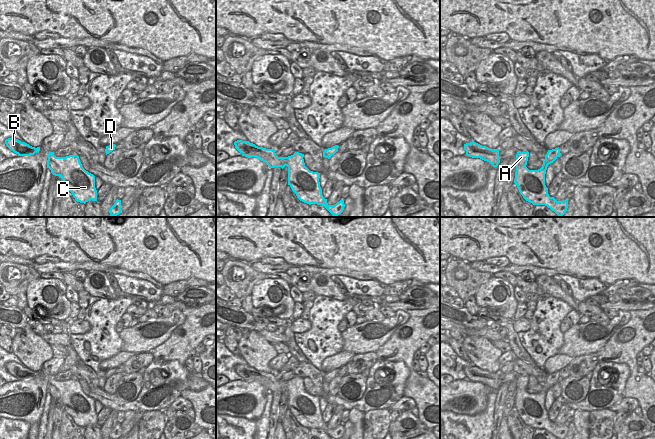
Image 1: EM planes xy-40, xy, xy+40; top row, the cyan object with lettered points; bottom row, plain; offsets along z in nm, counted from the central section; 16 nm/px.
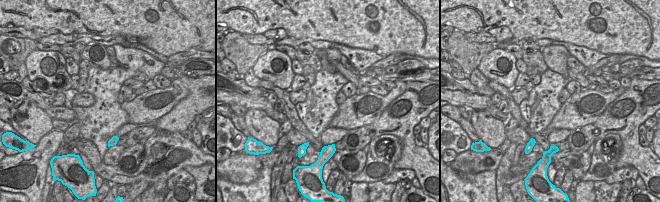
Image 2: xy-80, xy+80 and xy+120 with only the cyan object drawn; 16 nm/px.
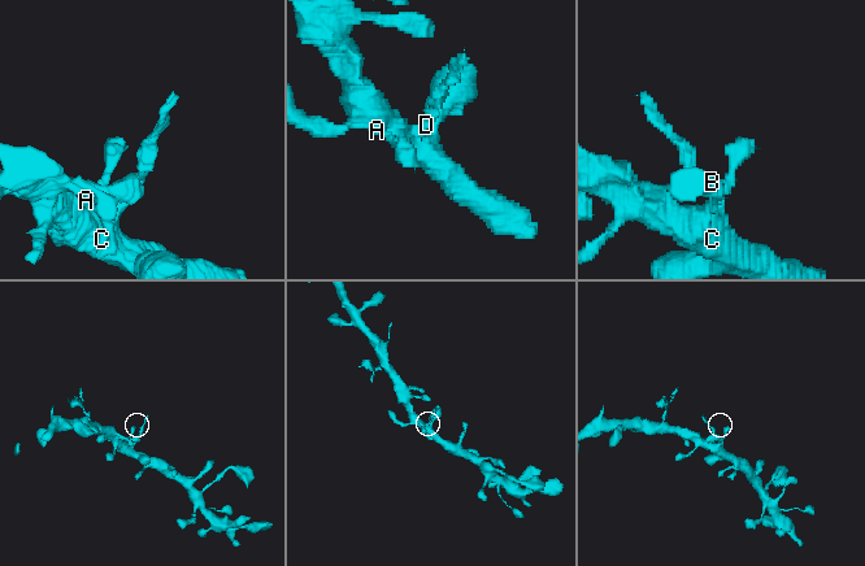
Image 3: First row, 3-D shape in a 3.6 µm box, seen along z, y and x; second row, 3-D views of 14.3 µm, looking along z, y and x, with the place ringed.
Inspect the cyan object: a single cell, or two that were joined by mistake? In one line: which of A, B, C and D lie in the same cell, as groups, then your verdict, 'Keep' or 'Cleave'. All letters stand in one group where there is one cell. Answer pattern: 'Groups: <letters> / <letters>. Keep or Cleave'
Groups: A B C D. Keep.

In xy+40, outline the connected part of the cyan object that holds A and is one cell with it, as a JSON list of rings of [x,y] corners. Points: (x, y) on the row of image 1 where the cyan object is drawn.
[[[559,147],[548,150],[542,167],[538,170],[529,170],[526,167],[529,152],[518,151],[514,183],[526,201],[533,205],[545,205],[559,217],[562,217],[567,211],[568,200],[557,201],[554,197],[550,197],[545,185],[545,174],[548,165],[553,163],[560,155]]]

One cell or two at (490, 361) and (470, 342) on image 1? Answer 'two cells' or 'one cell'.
one cell

